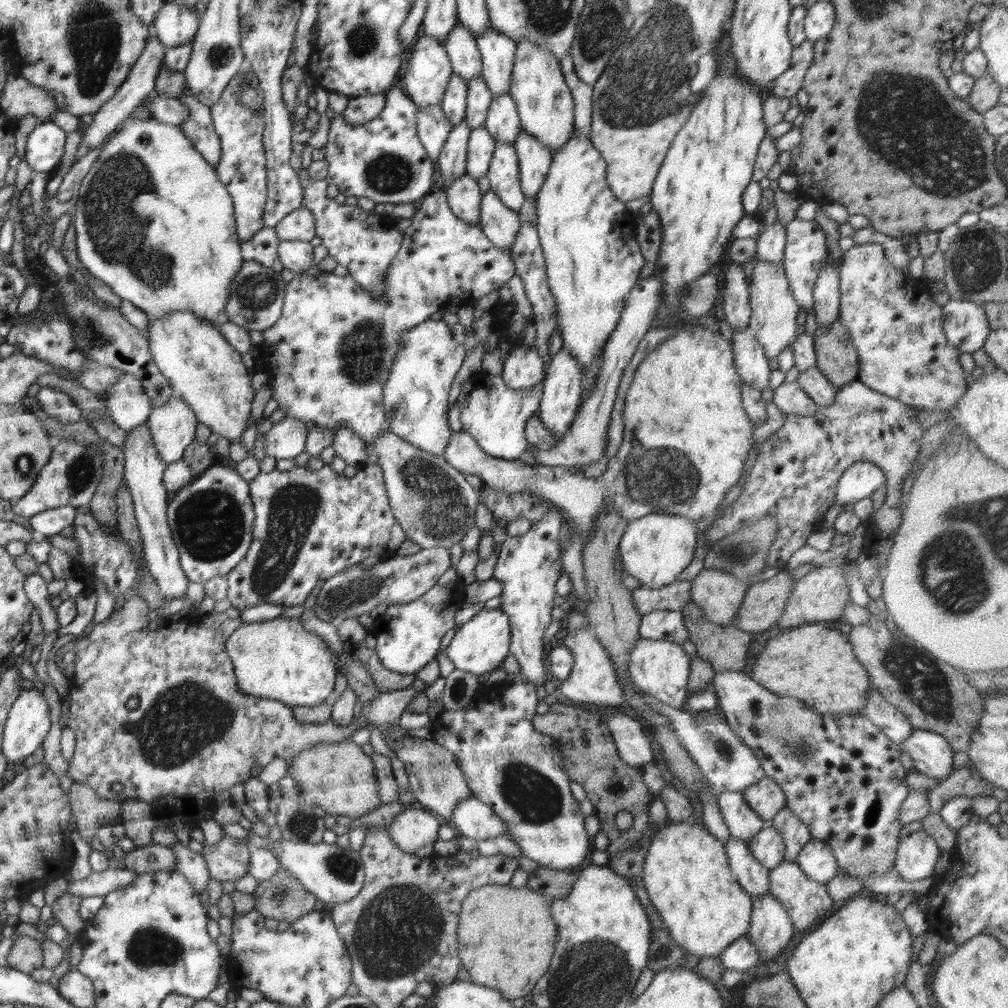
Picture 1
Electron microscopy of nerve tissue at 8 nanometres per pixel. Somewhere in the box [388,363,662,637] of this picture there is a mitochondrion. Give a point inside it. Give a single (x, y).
(443, 511)

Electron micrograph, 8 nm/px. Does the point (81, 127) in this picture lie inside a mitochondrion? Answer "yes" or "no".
no

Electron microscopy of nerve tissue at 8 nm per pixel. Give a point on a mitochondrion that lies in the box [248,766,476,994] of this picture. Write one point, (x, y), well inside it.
(397, 933)

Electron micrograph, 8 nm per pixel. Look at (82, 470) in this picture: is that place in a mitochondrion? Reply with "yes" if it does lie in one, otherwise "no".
yes

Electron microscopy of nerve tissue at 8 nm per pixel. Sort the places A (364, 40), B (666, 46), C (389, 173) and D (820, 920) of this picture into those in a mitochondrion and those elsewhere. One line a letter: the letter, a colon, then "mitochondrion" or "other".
A: mitochondrion
B: mitochondrion
C: mitochondrion
D: other

